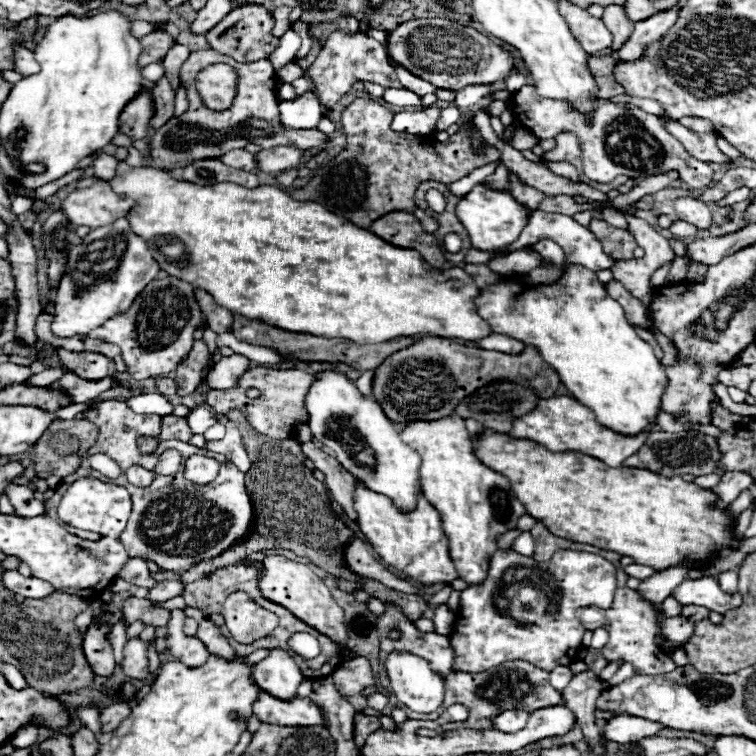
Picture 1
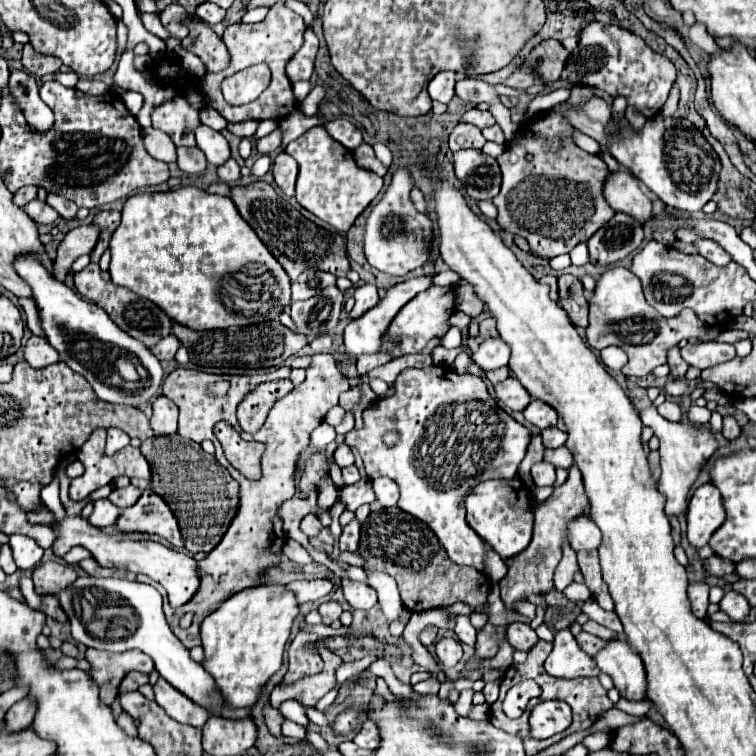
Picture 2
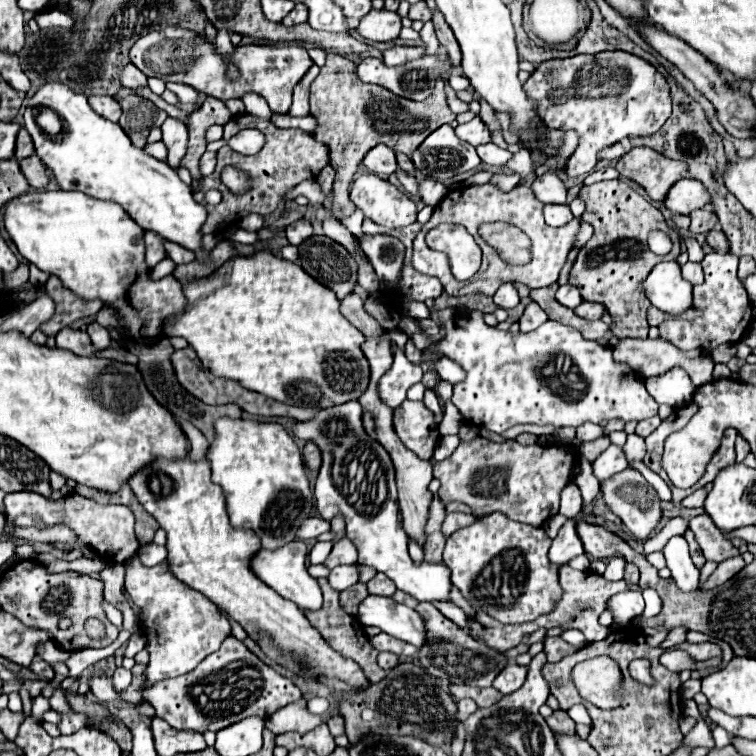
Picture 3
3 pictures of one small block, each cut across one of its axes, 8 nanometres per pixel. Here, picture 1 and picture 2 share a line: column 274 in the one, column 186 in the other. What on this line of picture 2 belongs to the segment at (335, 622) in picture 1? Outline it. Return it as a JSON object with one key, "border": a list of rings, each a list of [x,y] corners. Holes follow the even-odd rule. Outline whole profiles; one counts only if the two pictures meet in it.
{"border":[[[66,516],[62,522],[56,522],[60,526],[60,536],[52,544],[52,552],[56,556],[64,556],[72,546],[84,546],[88,548],[94,558],[98,558],[100,566],[104,568],[118,568],[134,574],[146,574],[152,580],[160,582],[170,598],[170,606],[178,608],[184,606],[194,598],[194,594],[200,588],[200,576],[198,576],[198,562],[186,554],[168,550],[166,546],[158,542],[132,542],[132,540],[120,540],[118,536],[104,534],[102,530],[94,528],[86,518],[80,516]]]}

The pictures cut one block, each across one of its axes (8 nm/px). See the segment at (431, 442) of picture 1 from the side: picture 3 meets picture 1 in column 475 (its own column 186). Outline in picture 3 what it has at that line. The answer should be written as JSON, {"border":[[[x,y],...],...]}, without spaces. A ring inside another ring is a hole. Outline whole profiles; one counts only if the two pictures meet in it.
{"border":[[[190,456],[176,460],[156,458],[132,474],[128,484],[144,510],[158,520],[162,530],[166,530],[166,560],[178,580],[224,608],[252,638],[256,632],[266,632],[284,652],[306,658],[322,678],[338,678],[358,690],[368,688],[368,680],[356,662],[334,652],[294,602],[282,598],[254,576],[250,558],[260,550],[260,538],[254,532],[230,526],[226,496],[222,488],[210,480],[208,458],[198,462],[192,462]]]}

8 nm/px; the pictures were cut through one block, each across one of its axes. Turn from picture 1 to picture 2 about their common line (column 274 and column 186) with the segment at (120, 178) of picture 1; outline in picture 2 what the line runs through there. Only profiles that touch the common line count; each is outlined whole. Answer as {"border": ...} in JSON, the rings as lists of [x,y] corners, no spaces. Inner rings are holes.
{"border":[[[186,186],[174,192],[154,192],[154,194],[136,194],[126,200],[122,208],[122,222],[112,234],[110,240],[112,260],[110,260],[110,276],[118,286],[126,286],[142,298],[152,300],[160,306],[174,322],[182,326],[190,326],[192,330],[212,330],[212,328],[228,328],[228,326],[247,326],[266,320],[275,320],[285,305],[291,302],[291,281],[280,262],[272,256],[272,252],[262,244],[262,240],[254,234],[254,230],[244,222],[238,214],[234,202],[226,196],[208,194],[200,188]],[[248,264],[264,264],[280,287],[280,296],[275,306],[265,316],[245,318],[228,312],[220,300],[222,278],[232,272],[240,272]]]}

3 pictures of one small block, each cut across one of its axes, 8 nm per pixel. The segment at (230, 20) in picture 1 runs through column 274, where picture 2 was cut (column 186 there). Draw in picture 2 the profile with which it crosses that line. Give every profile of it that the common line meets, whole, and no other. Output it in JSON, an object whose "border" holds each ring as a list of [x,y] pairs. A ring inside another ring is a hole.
{"border":[[[206,24],[194,26],[190,30],[190,34],[182,40],[182,46],[202,58],[206,72],[216,74],[216,72],[226,70],[226,66],[230,64],[230,54],[226,50],[222,38],[216,36],[210,30],[210,26],[206,26]]]}

